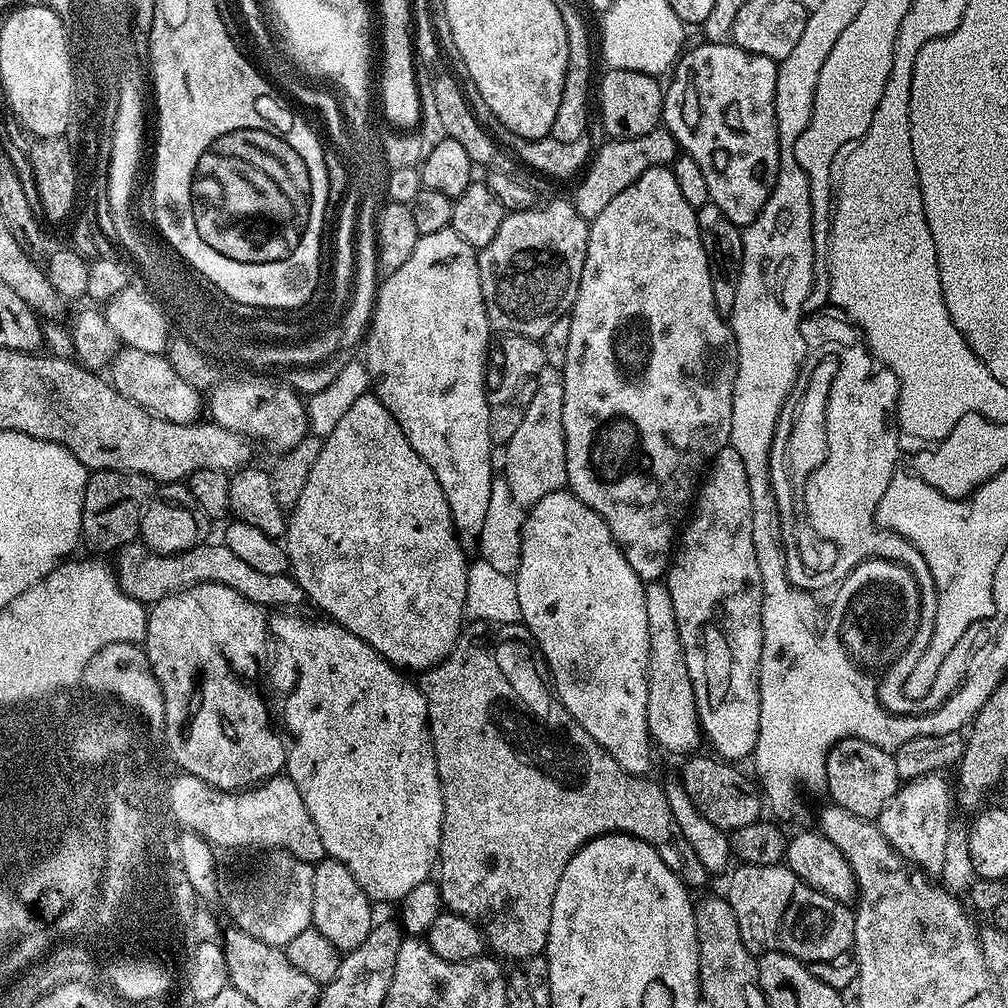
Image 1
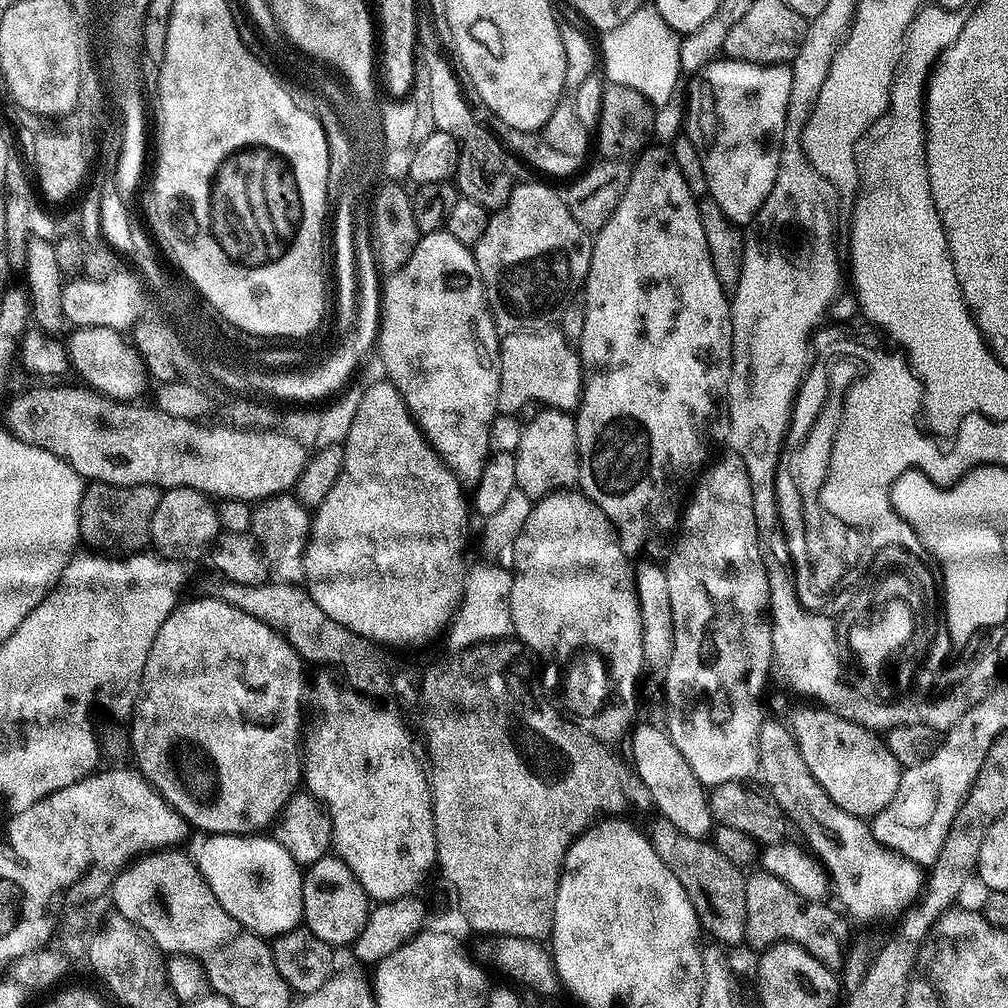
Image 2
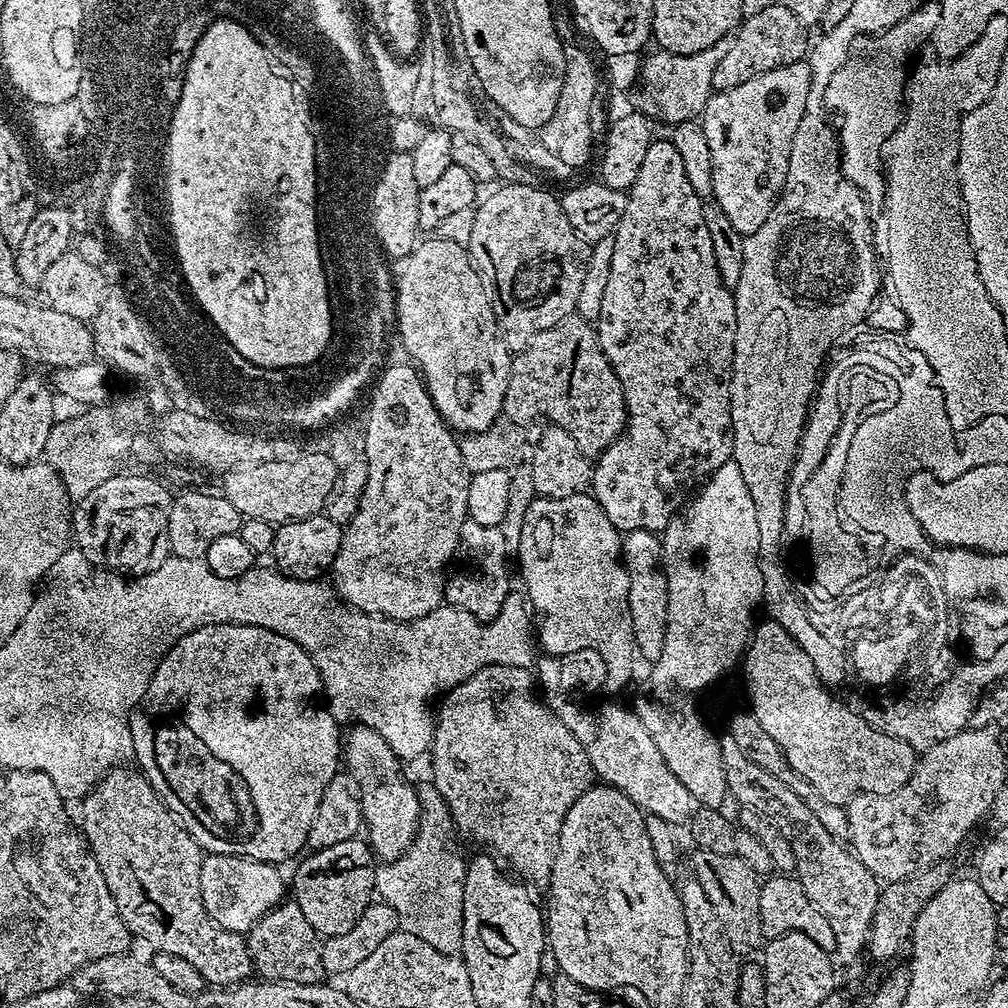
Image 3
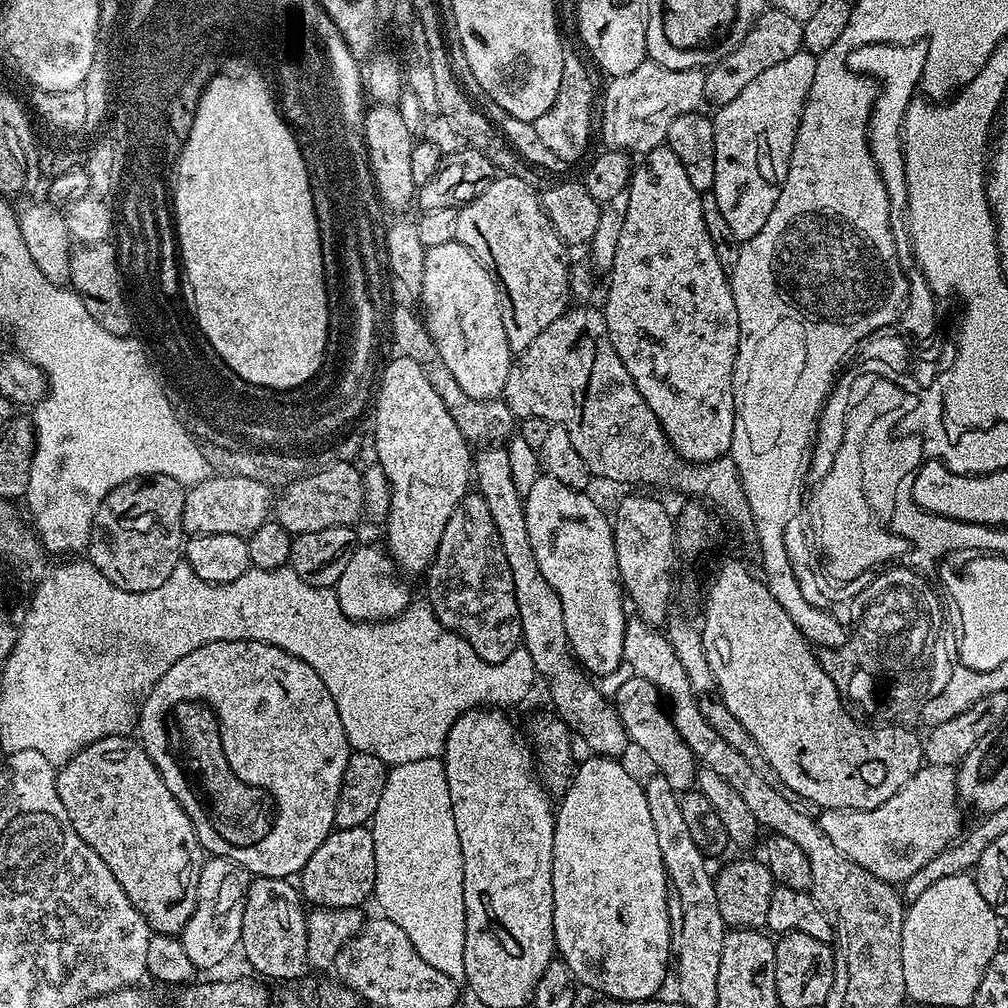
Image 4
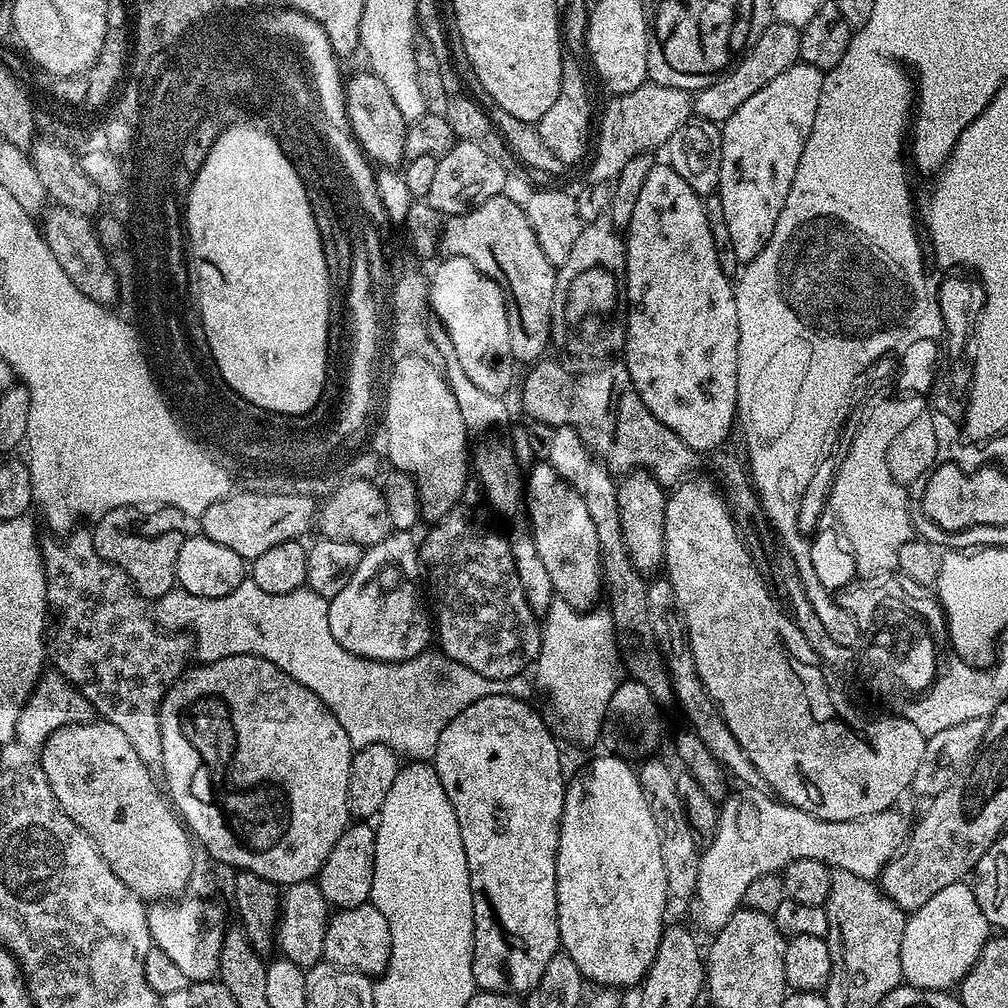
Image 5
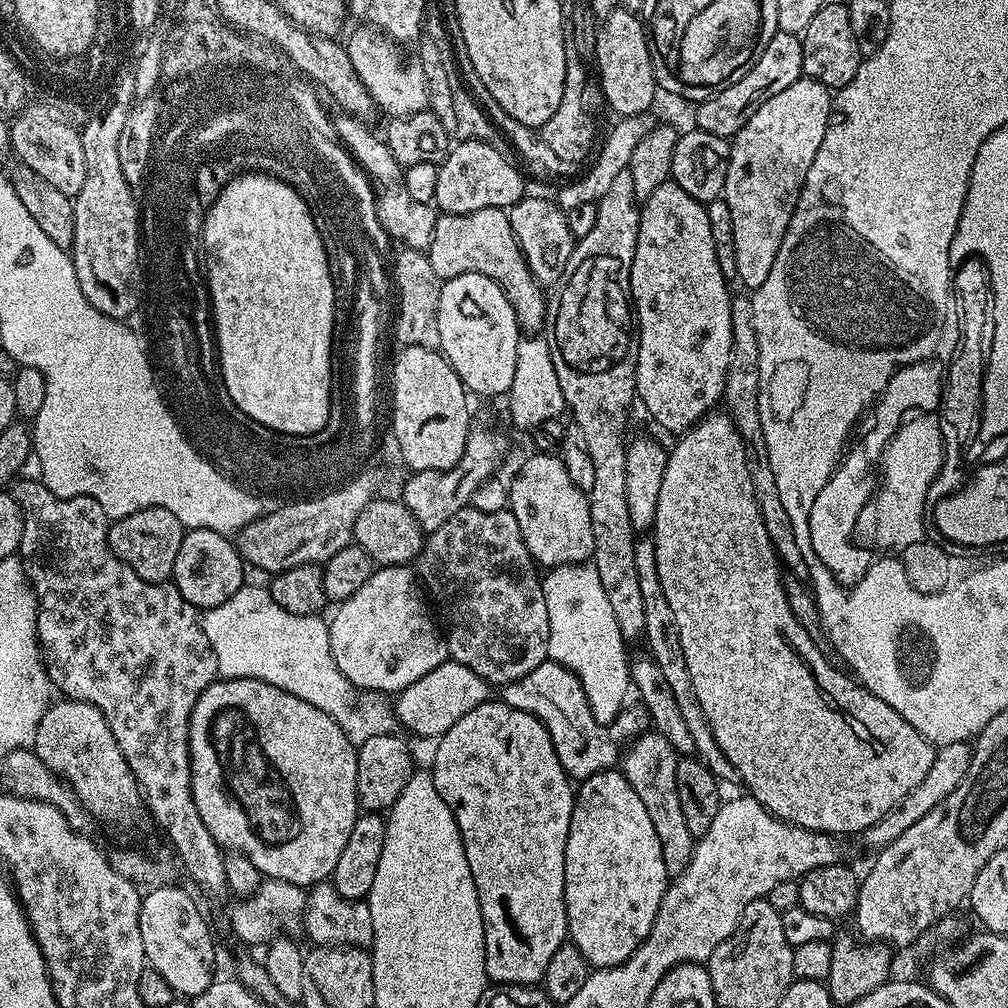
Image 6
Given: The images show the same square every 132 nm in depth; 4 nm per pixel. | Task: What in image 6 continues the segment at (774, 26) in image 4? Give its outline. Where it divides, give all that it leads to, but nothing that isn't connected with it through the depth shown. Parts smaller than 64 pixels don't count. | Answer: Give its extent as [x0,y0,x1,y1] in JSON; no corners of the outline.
[695,30,804,138]

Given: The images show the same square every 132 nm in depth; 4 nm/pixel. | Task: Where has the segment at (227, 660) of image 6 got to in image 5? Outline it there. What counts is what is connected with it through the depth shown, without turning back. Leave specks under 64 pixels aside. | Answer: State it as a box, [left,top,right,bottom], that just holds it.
[154,582,532,762]

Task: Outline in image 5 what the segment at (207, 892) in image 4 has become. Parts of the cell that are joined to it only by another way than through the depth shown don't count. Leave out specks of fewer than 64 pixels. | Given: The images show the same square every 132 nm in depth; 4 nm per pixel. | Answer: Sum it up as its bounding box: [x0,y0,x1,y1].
[150,902,226,982]

